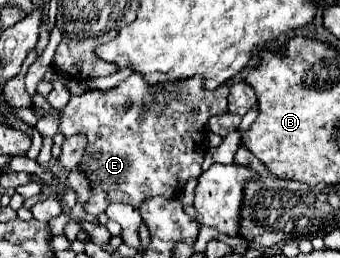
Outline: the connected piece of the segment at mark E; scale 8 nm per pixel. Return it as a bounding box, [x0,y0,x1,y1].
[59,73,227,217]

